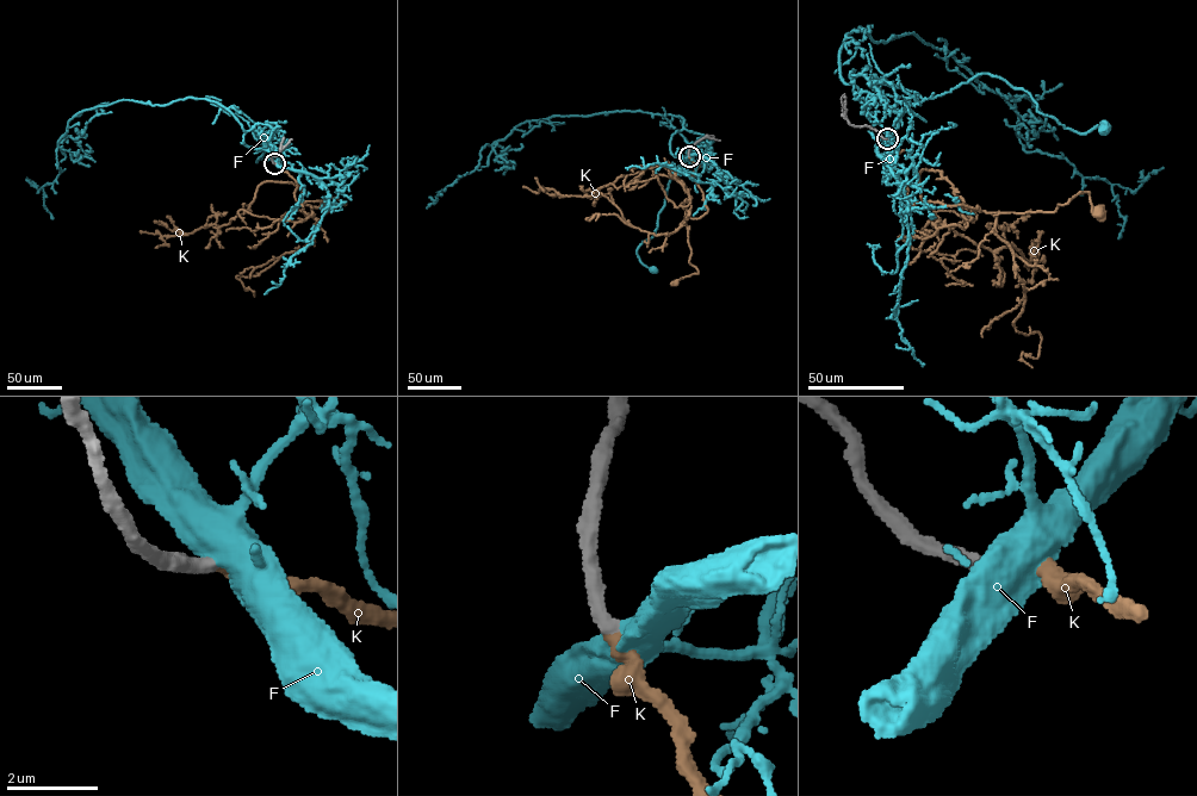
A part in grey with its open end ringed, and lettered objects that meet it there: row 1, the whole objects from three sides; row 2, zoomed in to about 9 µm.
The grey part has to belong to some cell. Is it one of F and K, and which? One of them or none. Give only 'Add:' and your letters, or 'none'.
Add: K

